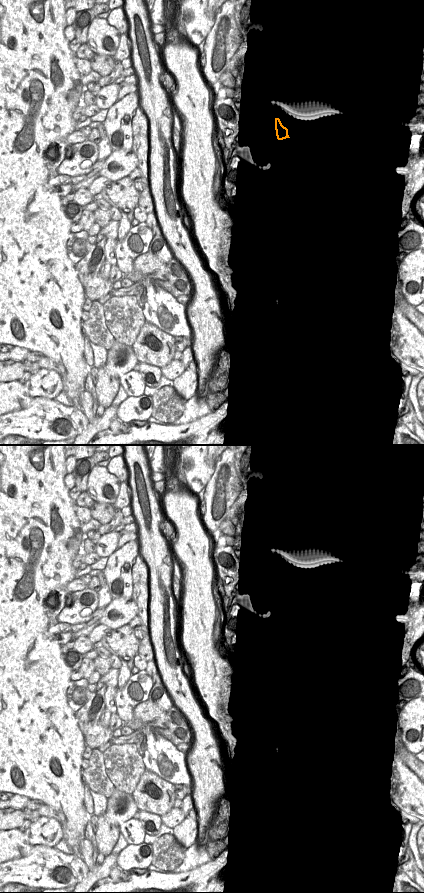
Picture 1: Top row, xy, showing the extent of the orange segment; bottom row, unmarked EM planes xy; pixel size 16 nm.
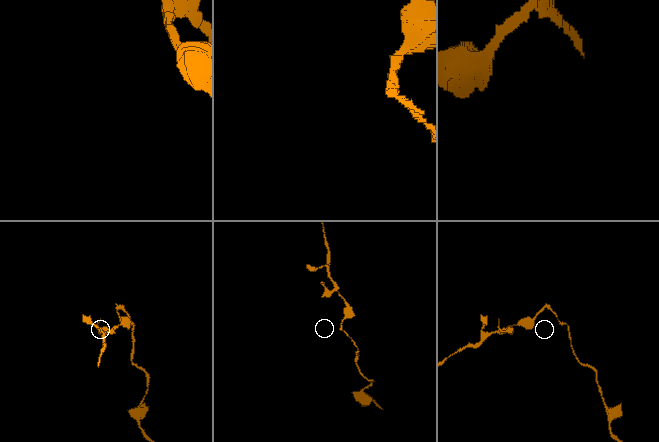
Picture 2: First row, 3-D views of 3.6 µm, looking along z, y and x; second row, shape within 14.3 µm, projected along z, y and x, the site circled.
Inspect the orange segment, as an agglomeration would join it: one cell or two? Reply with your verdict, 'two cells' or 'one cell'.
two cells

